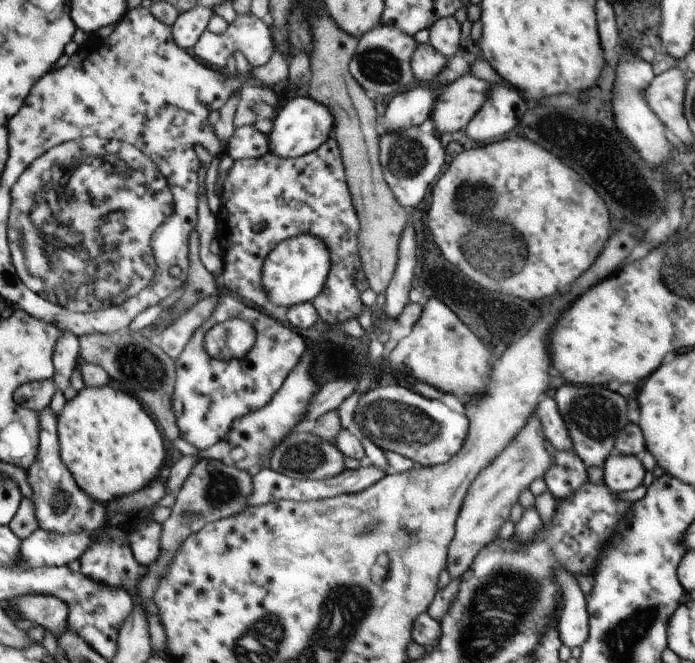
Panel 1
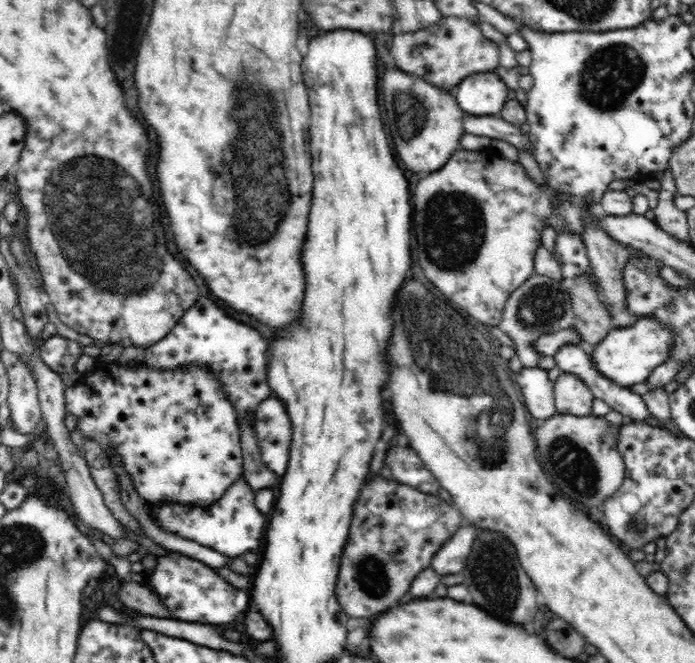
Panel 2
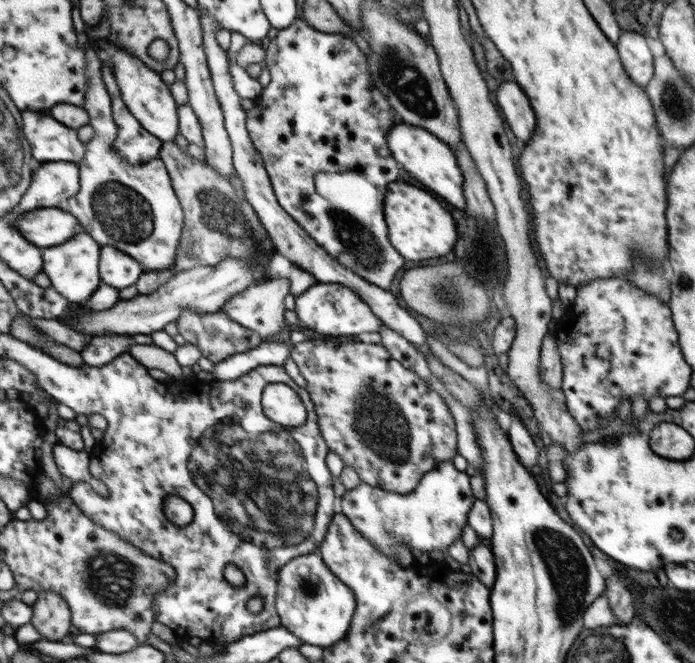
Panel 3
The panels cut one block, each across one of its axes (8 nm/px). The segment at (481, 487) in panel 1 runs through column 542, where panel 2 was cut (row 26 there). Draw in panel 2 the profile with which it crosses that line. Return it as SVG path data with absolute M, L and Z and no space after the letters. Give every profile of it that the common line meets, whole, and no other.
M443 16L438 24L418 32L394 33L390 56L402 72L417 76L436 88L451 92L466 76L495 71L499 66L498 45L482 35L480 27L465 18Z

